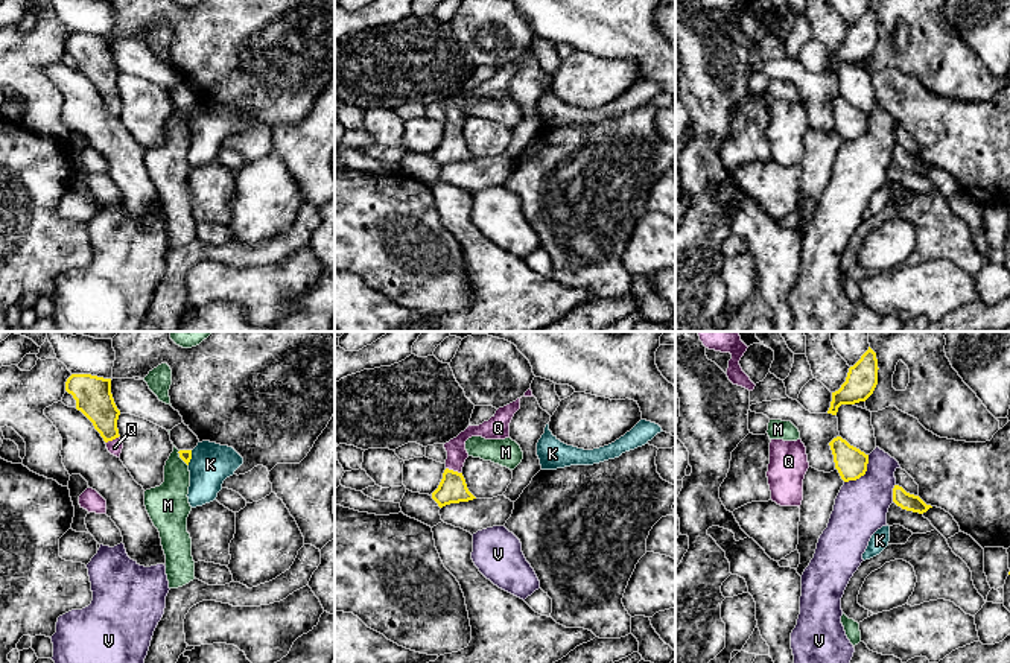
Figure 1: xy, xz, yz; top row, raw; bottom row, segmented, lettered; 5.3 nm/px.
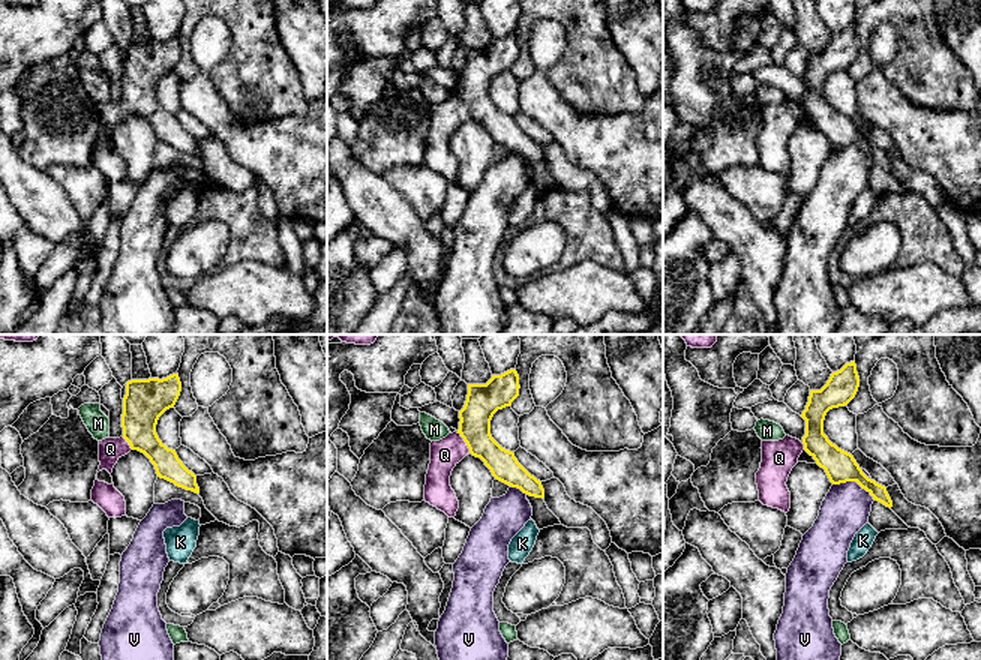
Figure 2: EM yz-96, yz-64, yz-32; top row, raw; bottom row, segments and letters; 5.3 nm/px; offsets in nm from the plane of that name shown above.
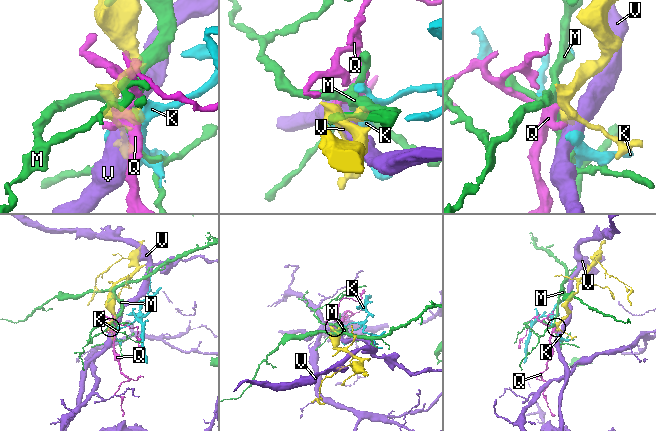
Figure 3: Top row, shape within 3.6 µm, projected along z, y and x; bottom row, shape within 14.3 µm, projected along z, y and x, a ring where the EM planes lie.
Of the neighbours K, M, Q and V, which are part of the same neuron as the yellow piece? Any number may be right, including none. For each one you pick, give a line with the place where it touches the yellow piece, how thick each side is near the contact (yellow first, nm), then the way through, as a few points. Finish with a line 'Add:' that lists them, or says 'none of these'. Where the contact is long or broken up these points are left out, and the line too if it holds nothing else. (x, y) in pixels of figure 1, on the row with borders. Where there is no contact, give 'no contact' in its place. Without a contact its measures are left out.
Q: xy (111, 440) | 190/80 nm | across xy (93, 397), (104, 414), (111, 440), (114, 447)
Add: Q

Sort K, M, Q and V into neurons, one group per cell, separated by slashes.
K / M / Q / V

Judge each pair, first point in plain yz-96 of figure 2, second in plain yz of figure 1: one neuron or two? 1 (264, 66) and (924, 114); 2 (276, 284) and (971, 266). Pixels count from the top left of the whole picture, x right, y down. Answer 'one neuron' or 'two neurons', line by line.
1: two neurons
2: two neurons

